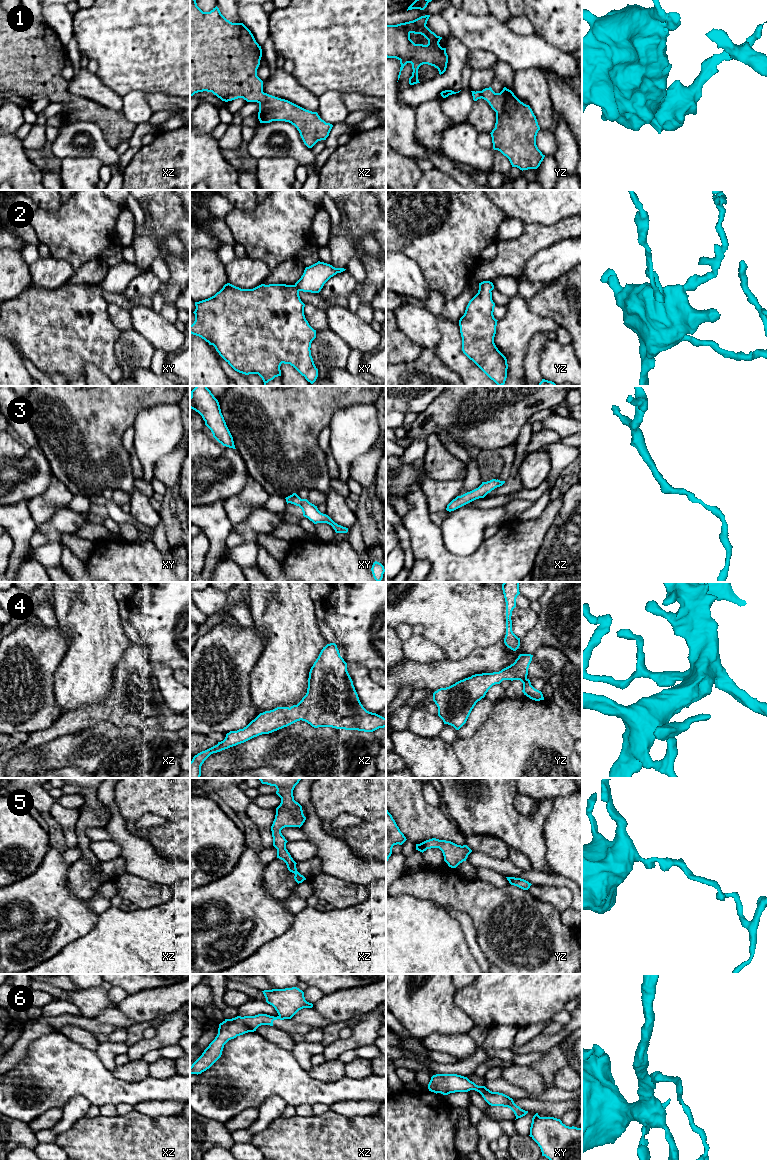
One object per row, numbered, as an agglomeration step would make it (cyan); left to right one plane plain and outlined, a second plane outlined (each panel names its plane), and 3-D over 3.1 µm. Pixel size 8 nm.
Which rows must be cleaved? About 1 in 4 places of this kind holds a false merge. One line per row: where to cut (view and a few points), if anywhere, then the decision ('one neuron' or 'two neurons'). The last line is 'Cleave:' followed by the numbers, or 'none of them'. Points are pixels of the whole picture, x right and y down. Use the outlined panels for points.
1: no cut; one neuron
2: no cut; one neuron
3: no cut; one neuron
4: no cut; one neuron
5: no cut; one neuron
6: cut in xy along (482, 1086), (478, 1091); two neurons
Cleave: 6

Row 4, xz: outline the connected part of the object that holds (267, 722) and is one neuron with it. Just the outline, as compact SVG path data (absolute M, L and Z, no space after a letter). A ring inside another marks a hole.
M330 643L323 647L311 667L307 693L297 705L265 711L243 729L227 733L223 741L193 757L190 778L200 778L201 766L211 754L300 720L314 728L373 732L386 727L386 718L363 707L347 671L347 663L340 656L337 645Z

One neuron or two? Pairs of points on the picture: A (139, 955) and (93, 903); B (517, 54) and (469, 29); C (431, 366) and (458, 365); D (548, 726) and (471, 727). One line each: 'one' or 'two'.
A: two
B: one
C: two
D: two

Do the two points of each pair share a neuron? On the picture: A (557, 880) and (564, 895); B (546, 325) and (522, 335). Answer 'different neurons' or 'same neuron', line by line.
A: different neurons
B: same neuron

